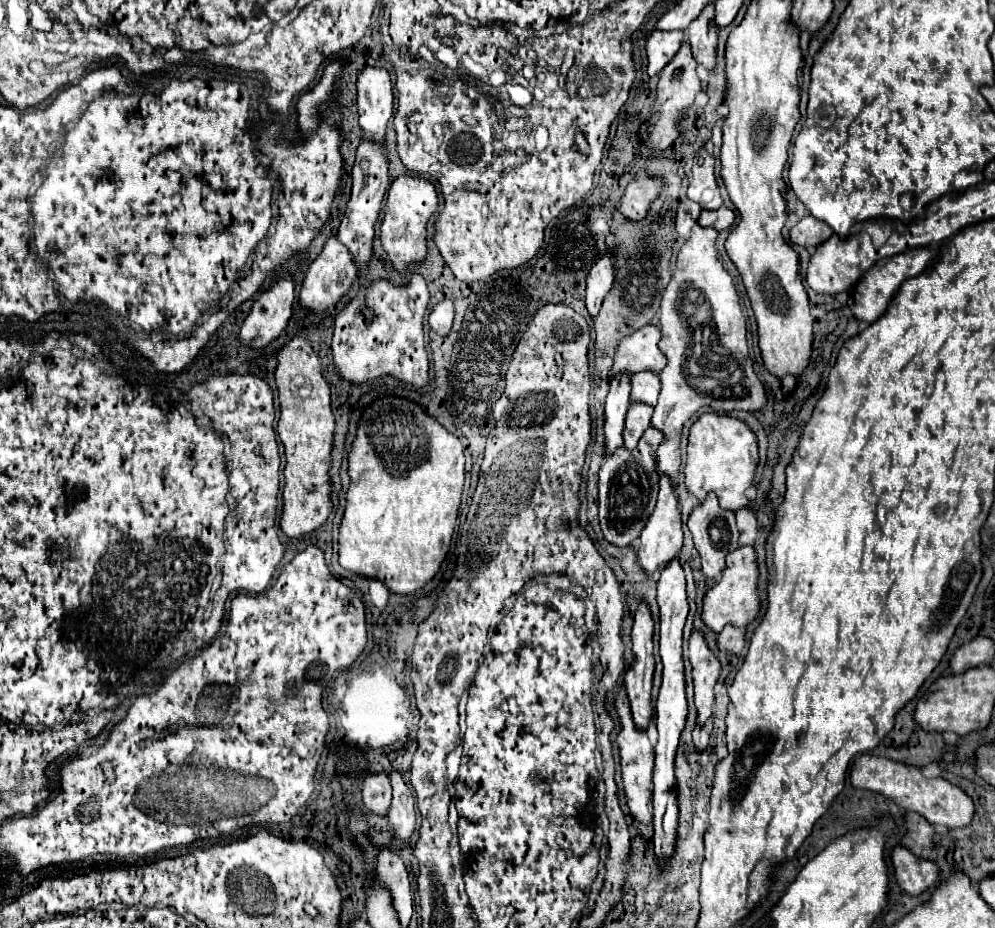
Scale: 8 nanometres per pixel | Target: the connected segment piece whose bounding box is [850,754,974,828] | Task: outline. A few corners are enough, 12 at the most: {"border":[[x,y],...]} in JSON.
{"border":[[860,756],[850,780],[922,814],[968,826],[974,802],[944,778]]}

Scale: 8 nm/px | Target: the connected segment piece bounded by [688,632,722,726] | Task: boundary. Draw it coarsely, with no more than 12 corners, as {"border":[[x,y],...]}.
{"border":[[692,632],[688,660],[694,678],[696,726],[712,716],[720,662]]}

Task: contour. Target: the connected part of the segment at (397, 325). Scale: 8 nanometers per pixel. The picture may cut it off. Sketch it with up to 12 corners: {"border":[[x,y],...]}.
{"border":[[420,274],[362,286],[334,320],[350,382],[428,382]]}

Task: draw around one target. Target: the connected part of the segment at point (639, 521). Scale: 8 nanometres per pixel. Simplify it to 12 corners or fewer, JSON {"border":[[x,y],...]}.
{"border":[[648,428],[598,472],[598,518],[612,546],[632,546],[656,506]]}

